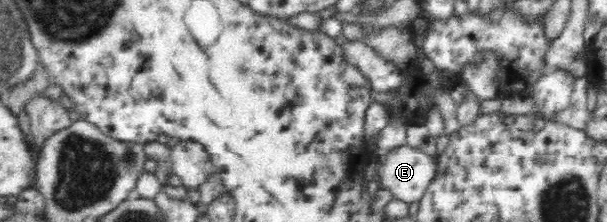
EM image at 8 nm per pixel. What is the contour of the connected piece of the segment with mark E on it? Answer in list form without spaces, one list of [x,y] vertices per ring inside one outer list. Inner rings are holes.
[[[407,145],[390,149],[386,154],[379,156],[379,163],[376,166],[379,187],[387,189],[393,195],[392,199],[407,204],[415,203],[425,195],[429,184],[434,180],[436,163],[437,158],[429,157]]]

